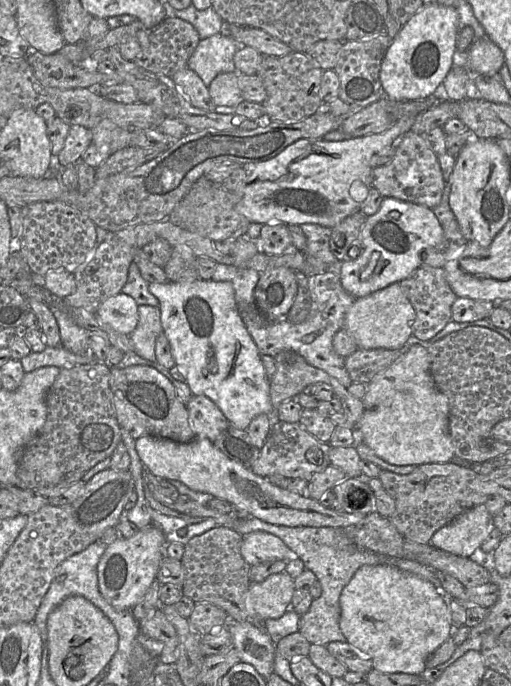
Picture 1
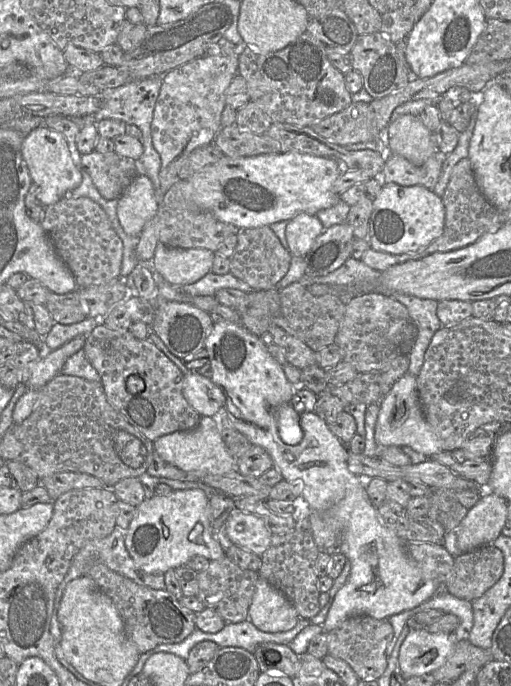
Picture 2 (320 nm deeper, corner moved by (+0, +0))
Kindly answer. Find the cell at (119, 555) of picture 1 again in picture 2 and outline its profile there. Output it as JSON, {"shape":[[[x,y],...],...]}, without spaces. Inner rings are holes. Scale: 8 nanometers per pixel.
{"shape":[[[201,489],[172,490],[168,495],[145,499],[127,529],[125,547],[135,565],[147,574],[176,570],[196,556],[217,560],[225,553],[214,538],[209,497]]]}

